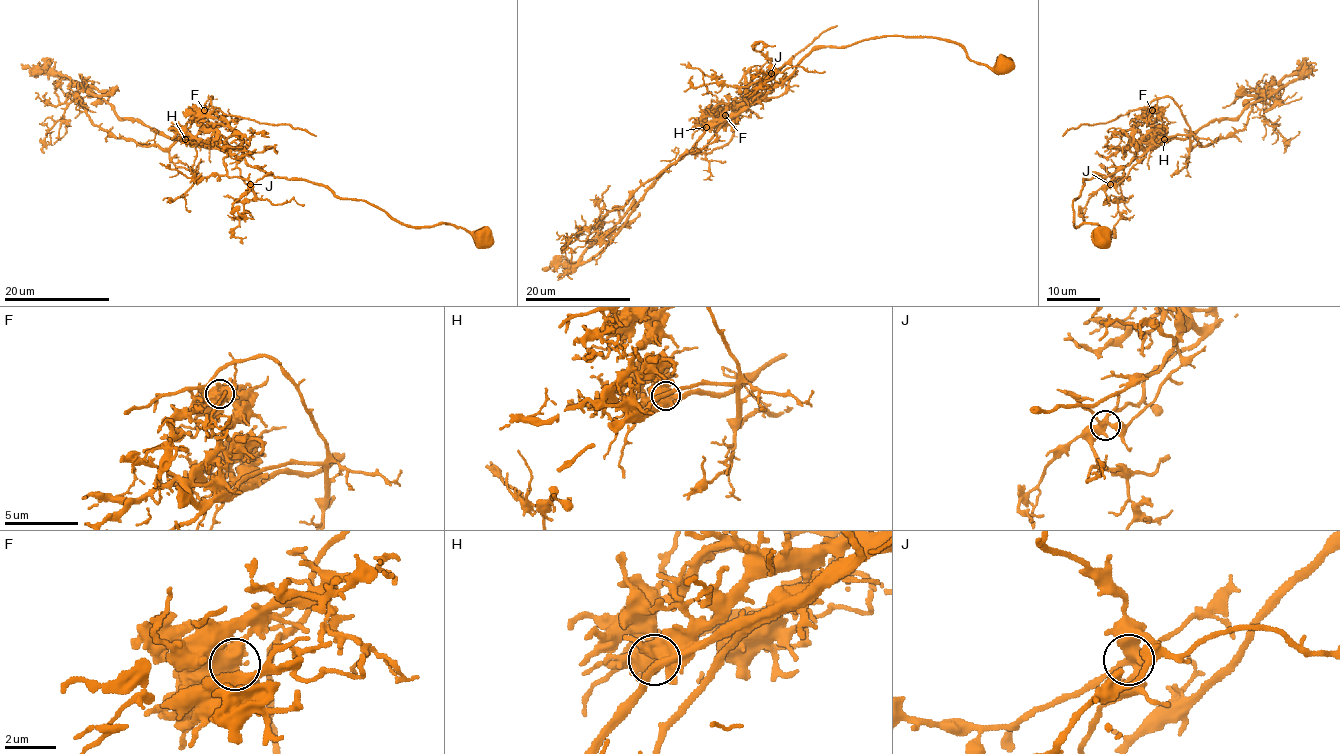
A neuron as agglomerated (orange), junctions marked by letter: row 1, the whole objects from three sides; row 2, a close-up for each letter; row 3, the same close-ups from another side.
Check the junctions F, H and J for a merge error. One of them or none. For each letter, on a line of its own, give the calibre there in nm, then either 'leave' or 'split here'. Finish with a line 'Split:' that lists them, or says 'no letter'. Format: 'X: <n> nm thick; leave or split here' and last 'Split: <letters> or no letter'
F: 550 nm thick; split here
H: 550 nm thick; leave
J: 440 nm thick; leave
Split: F

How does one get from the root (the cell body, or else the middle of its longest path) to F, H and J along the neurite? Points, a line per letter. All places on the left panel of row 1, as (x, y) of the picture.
F: (481, 236), (450, 224), (403, 225), (362, 200), (274, 178), (251, 167), (242, 139), (204, 110)
H: (481, 236), (450, 224), (403, 225), (362, 200), (274, 178), (237, 150), (185, 139)
J: (481, 236), (450, 224), (403, 225), (362, 200), (340, 197), (323, 186), (300, 179), (263, 175), (250, 184)

